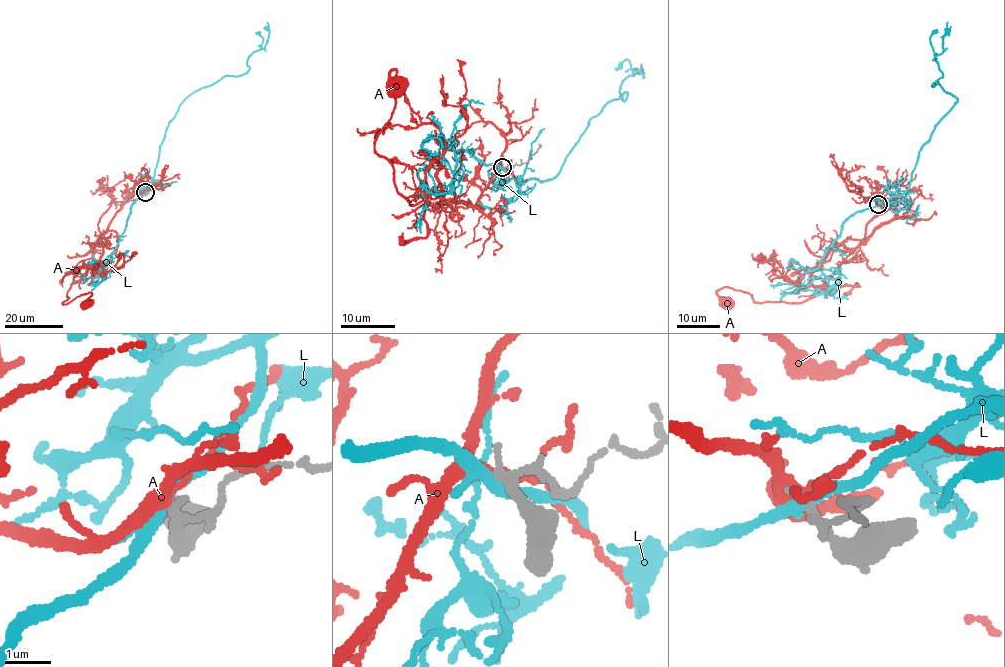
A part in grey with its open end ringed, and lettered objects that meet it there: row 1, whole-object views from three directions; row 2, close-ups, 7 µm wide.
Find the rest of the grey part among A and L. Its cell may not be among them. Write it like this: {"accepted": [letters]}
{"accepted": ["A"]}

